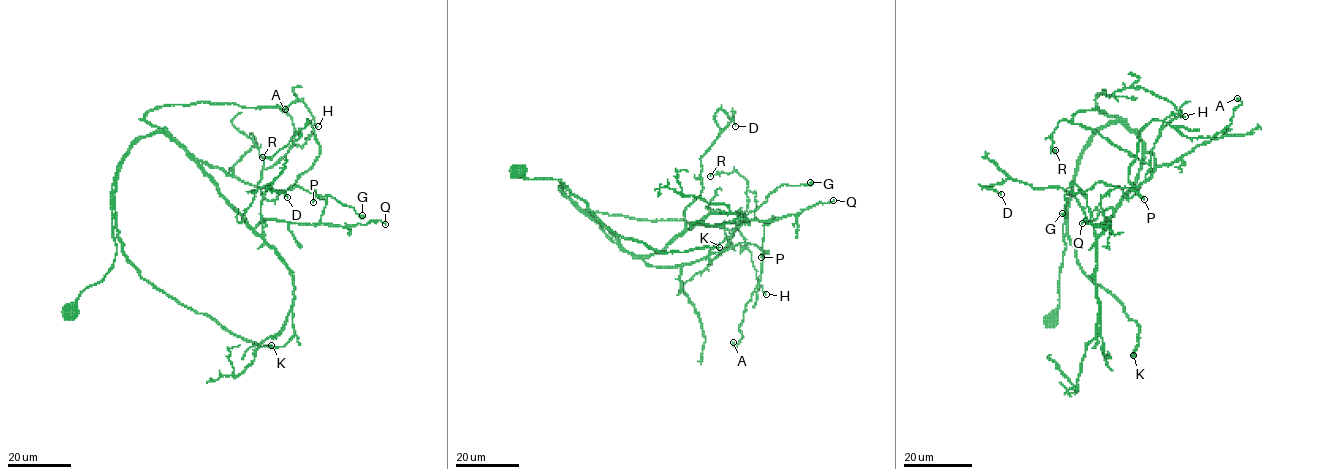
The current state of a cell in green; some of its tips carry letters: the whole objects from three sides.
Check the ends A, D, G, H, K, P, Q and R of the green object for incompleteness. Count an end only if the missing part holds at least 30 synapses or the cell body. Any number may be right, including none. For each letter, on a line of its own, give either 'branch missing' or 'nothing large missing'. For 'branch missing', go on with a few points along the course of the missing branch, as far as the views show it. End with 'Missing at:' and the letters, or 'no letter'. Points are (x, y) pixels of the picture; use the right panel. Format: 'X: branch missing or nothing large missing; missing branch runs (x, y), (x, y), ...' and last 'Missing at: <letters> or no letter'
A: nothing large missing
D: nothing large missing
G: nothing large missing
H: nothing large missing
K: branch missing; missing branch runs (1133, 355), (1113, 389), (1114, 431), (1086, 222), (1165, 150), (1211, 121), (1235, 126)
P: nothing large missing
Q: nothing large missing
R: nothing large missing
Missing at: K

